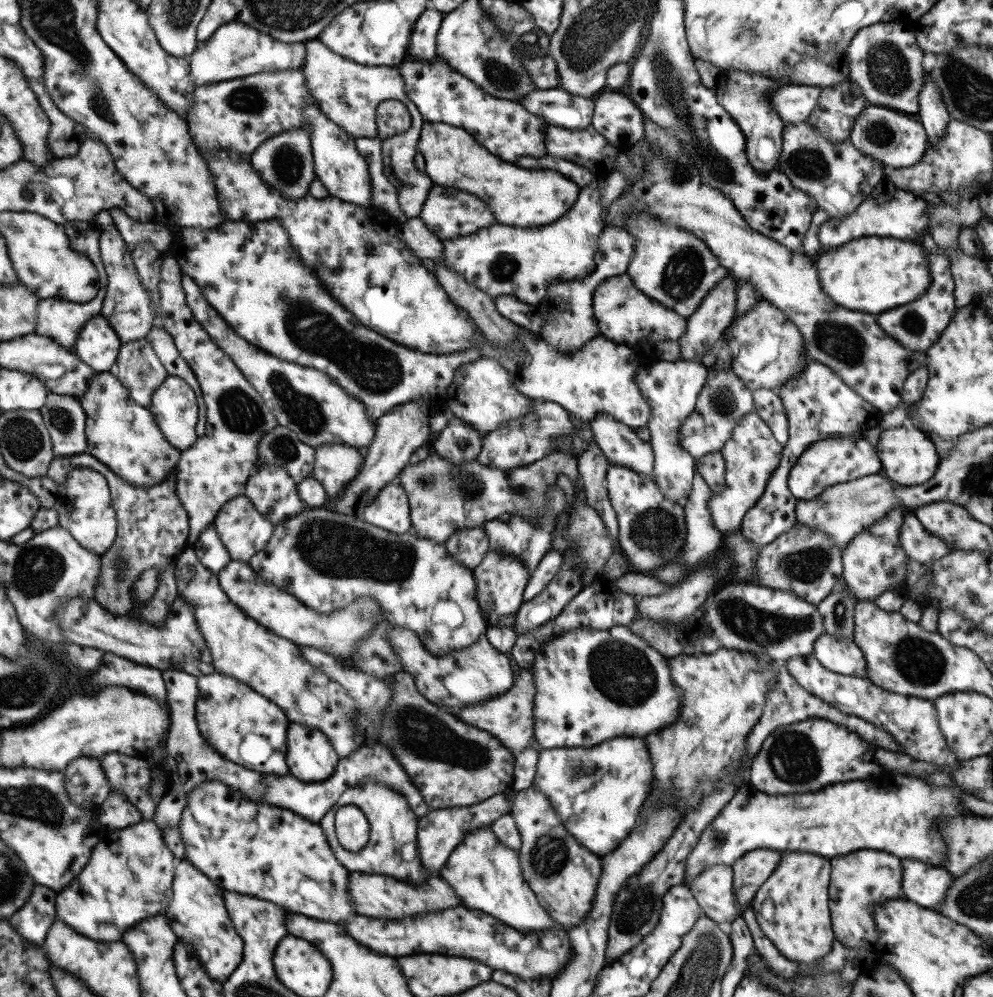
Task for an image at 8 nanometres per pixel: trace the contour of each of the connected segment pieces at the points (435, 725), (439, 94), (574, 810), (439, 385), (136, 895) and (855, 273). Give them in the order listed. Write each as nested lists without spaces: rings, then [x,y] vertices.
[[[408,672],[392,674],[392,697],[382,711],[379,725],[356,709],[354,716],[356,732],[362,736],[362,742],[378,742],[387,748],[393,758],[403,767],[411,784],[421,793],[428,810],[451,808],[452,806],[471,806],[493,796],[508,794],[513,790],[512,772],[514,753],[505,748],[493,735],[469,726],[462,719],[430,703],[415,688],[415,680]]]
[[[405,56],[397,69],[407,98],[416,106],[424,122],[449,123],[466,130],[487,152],[507,163],[514,164],[520,156],[533,159],[546,156],[544,132],[547,122],[527,112],[516,101],[487,94],[438,56],[431,62]]]
[[[615,737],[592,747],[540,749],[534,769],[532,786],[547,797],[565,830],[599,858],[611,853],[632,830],[652,781],[643,737]]]
[[[275,219],[269,221],[261,221],[254,223],[244,223],[237,221],[225,220],[223,224],[220,224],[218,228],[212,230],[200,230],[190,227],[183,227],[179,229],[179,244],[180,249],[177,253],[176,261],[180,266],[182,274],[189,275],[189,278],[193,279],[193,282],[200,288],[201,294],[204,299],[209,303],[209,306],[213,307],[213,310],[218,312],[218,315],[241,337],[244,338],[249,344],[256,346],[257,348],[264,350],[266,353],[272,354],[275,358],[281,359],[284,362],[293,362],[298,366],[311,367],[317,372],[329,376],[333,382],[343,388],[343,392],[347,392],[349,396],[353,396],[357,402],[361,402],[365,406],[366,413],[372,418],[373,424],[376,424],[376,420],[389,410],[392,410],[393,406],[401,406],[401,404],[407,404],[407,402],[419,402],[419,400],[425,400],[425,408],[428,409],[428,418],[441,412],[447,405],[444,399],[444,392],[447,386],[453,380],[454,372],[457,368],[465,363],[471,363],[477,361],[481,356],[481,351],[475,347],[471,347],[469,350],[462,350],[456,353],[447,354],[427,354],[418,350],[409,349],[403,345],[397,344],[377,332],[361,324],[347,309],[344,309],[338,304],[337,299],[333,298],[327,289],[322,288],[322,282],[320,278],[315,274],[311,266],[306,267],[298,254],[293,250],[290,245],[288,234],[285,227]]]
[[[152,819],[113,829],[109,831],[109,837],[105,837],[105,840],[111,838],[113,842],[103,841],[96,844],[85,868],[79,872],[77,886],[75,881],[71,882],[67,888],[57,892],[55,898],[55,916],[61,923],[65,923],[85,938],[103,942],[119,941],[124,932],[133,925],[153,916],[164,915],[171,898],[171,881],[176,863],[163,843],[162,833]]]
[[[861,237],[835,250],[821,252],[817,257],[817,276],[821,290],[835,304],[847,310],[879,314],[895,306],[917,300],[928,289],[929,263],[918,241],[889,237]]]

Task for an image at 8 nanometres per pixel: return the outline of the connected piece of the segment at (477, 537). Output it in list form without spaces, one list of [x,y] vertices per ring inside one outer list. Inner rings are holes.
[[[482,527],[454,532],[442,545],[453,560],[473,571],[488,551],[488,540]]]

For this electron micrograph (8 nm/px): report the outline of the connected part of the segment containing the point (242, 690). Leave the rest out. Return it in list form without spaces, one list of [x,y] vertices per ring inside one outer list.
[[[211,673],[197,677],[198,697],[194,704],[195,720],[201,736],[217,754],[231,760],[243,767],[239,760],[239,744],[245,734],[265,736],[271,744],[271,756],[260,765],[253,766],[261,775],[287,775],[288,768],[285,760],[285,730],[287,730],[287,717],[273,702],[264,696],[253,692],[246,684],[236,678],[218,673]]]

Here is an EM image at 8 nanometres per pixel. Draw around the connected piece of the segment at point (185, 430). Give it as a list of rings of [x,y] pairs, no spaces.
[[[165,377],[161,385],[157,386],[157,389],[151,395],[147,410],[153,415],[159,432],[169,442],[169,446],[173,446],[174,449],[181,452],[188,449],[191,444],[195,444],[195,440],[198,438],[194,430],[197,422],[196,399],[190,386],[185,384],[181,378]]]

